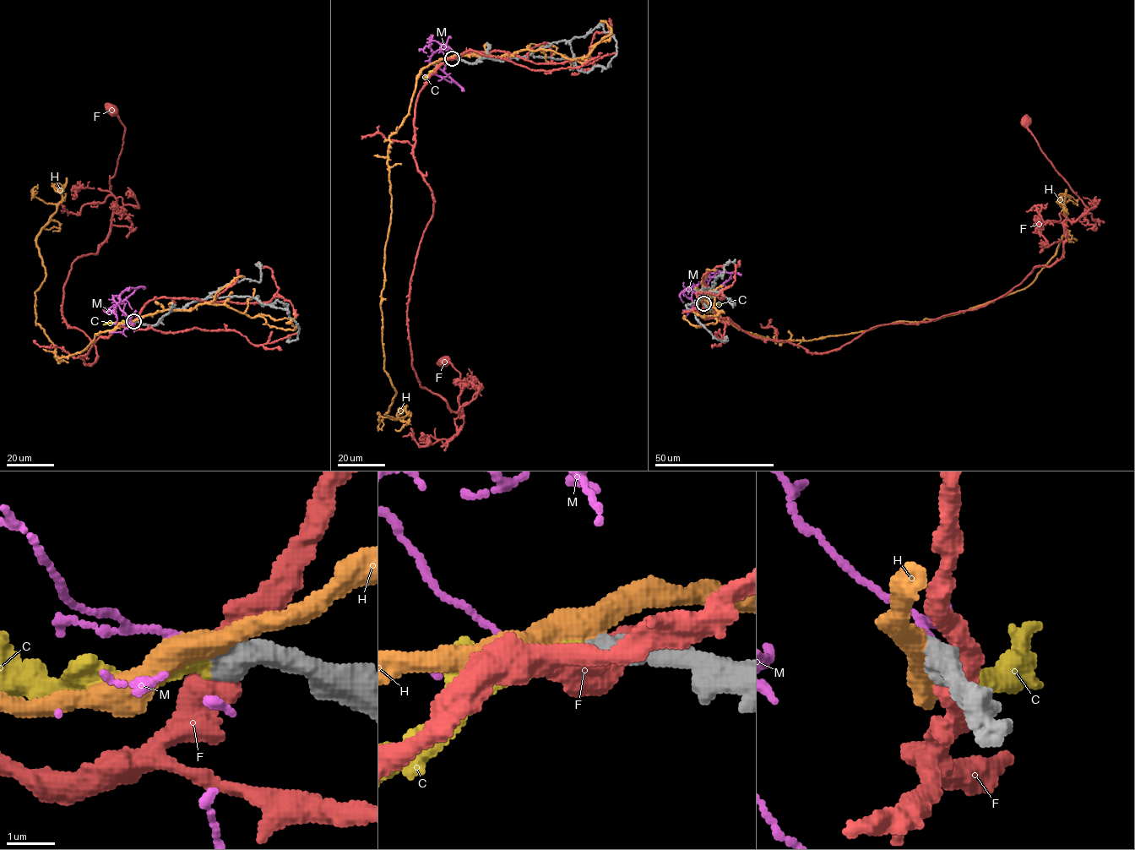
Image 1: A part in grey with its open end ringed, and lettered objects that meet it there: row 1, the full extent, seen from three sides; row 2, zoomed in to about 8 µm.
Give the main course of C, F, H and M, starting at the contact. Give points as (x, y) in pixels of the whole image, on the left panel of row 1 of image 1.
C: (133, 321), (103, 325)
F: (133, 322), (95, 341), (86, 365), (95, 347), (62, 312), (71, 264), (109, 232), (124, 127), (111, 110)
H: (134, 320), (54, 357), (35, 321), (34, 293), (46, 276), (36, 239), (56, 205), (31, 194)
M: (133, 320), (128, 319), (114, 297), (134, 287), (131, 293), (106, 310), (109, 312)

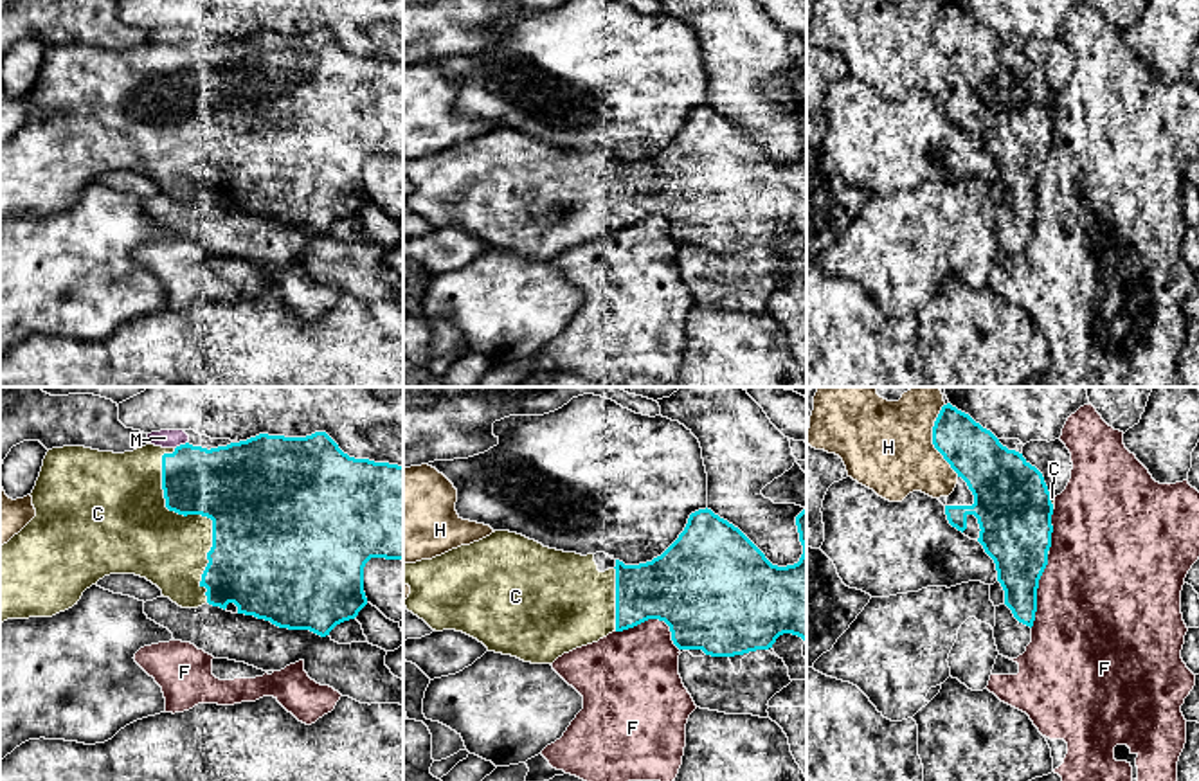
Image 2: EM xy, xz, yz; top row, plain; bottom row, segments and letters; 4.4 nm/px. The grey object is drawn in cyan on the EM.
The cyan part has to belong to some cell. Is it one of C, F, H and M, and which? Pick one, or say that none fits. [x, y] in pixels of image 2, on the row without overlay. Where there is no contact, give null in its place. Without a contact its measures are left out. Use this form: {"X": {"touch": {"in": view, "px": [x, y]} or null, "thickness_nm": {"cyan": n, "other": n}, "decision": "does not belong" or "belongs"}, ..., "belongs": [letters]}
{"C": {"touch": {"in": "xy", "px": [198, 110]}, "thickness_nm": {"cyan": 440, "other": 320}, "decision": "belongs"}, "F": {"touch": {"in": "xz", "px": [654, 215]}, "thickness_nm": {"cyan": 460, "other": 380}, "decision": "does not belong"}, "H": {"touch": {"in": "yz", "px": [933, 36]}, "thickness_nm": {"cyan": 240, "other": 400}, "decision": "does not belong"}, "M": {"touch": {"in": "xy", "px": [180, 42]}, "thickness_nm": {"cyan": 320, "other": 80}, "decision": "does not belong"}, "belongs": ["C"]}

